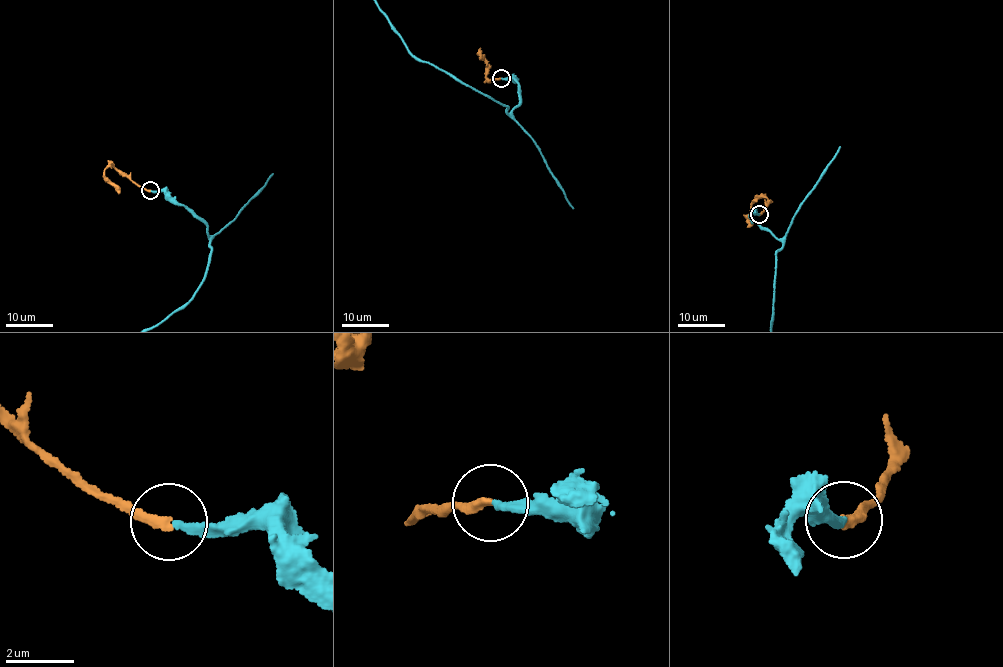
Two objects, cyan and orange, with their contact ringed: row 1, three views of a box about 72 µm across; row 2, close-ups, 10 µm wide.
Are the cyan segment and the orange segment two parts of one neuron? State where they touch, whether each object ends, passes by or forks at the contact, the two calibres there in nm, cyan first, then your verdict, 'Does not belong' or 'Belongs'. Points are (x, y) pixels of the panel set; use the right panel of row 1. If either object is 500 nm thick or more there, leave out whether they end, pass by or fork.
Place: (759, 214). At the ring cyan ends. At the ring orange ends. Thickness 220 nm (cyan) against 280 nm. Belongs

